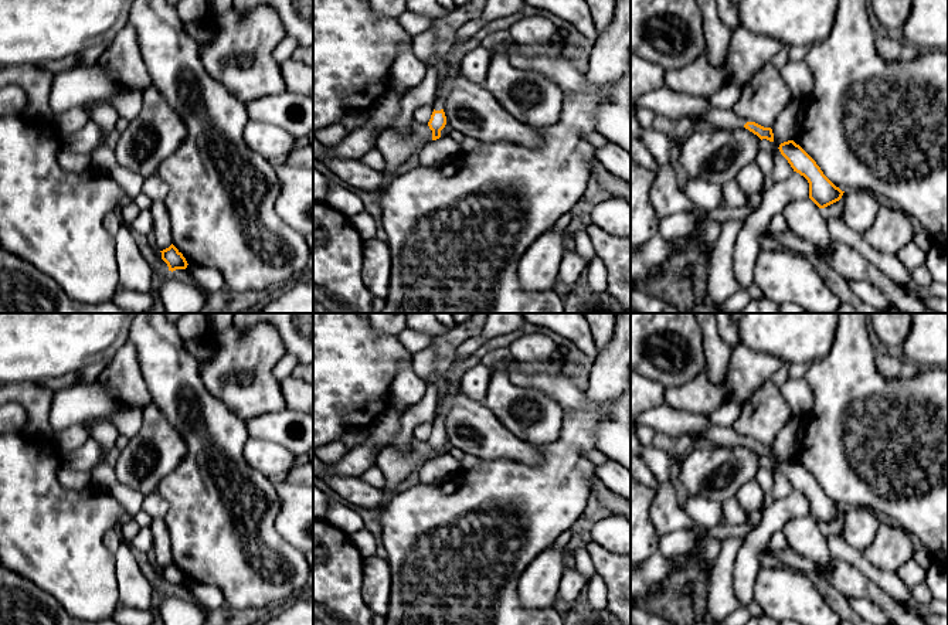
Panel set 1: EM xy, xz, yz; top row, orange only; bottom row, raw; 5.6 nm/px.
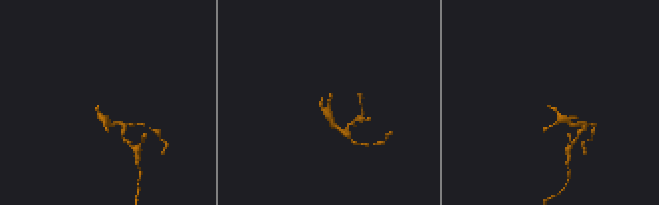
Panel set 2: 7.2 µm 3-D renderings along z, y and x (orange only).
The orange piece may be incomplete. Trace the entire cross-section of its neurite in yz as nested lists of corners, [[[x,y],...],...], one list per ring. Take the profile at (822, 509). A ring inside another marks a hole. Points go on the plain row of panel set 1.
[[[794,458],[779,462],[781,472],[788,478],[794,489],[803,493],[809,500],[809,516],[825,526],[839,519],[845,509],[836,505],[820,488],[816,479]]]

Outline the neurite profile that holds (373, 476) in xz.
[[[373,466],[368,471],[366,471],[361,475],[361,479],[366,483],[371,485],[373,488],[378,488],[378,489],[383,489],[384,485],[385,485],[385,478],[384,478],[383,472],[377,466]]]

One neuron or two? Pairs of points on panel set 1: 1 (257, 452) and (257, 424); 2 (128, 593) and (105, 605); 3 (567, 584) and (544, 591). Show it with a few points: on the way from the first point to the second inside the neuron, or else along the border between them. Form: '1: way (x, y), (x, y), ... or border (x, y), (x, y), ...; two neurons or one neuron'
1: border (250, 437), (269, 440), (286, 449); two neurons
2: border (115, 566), (119, 600); two neurons
3: border (567, 561), (554, 601); two neurons

